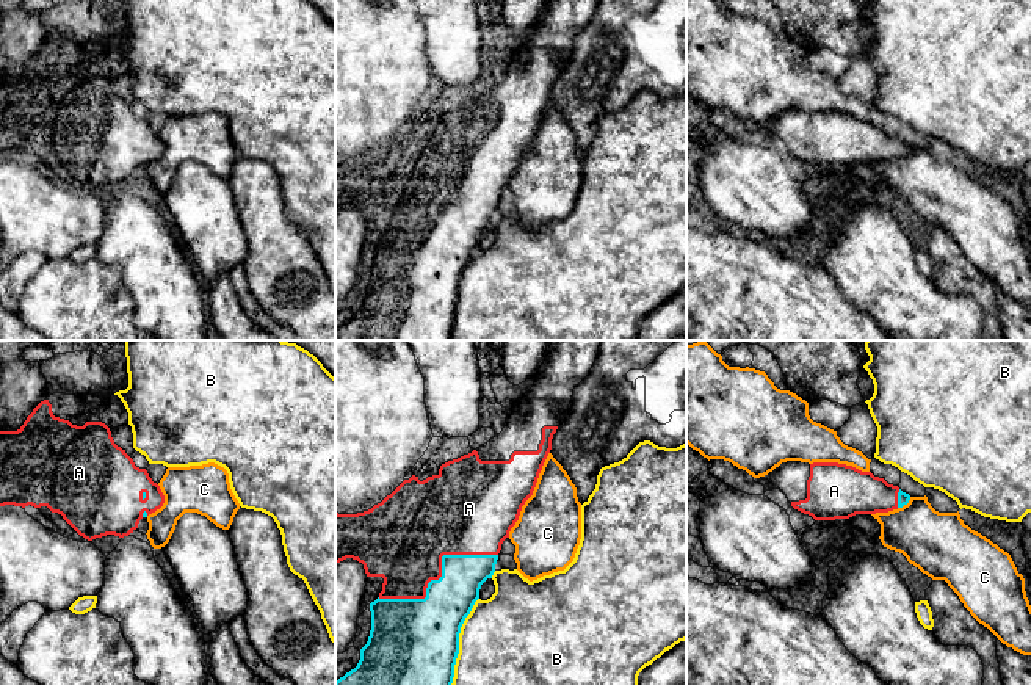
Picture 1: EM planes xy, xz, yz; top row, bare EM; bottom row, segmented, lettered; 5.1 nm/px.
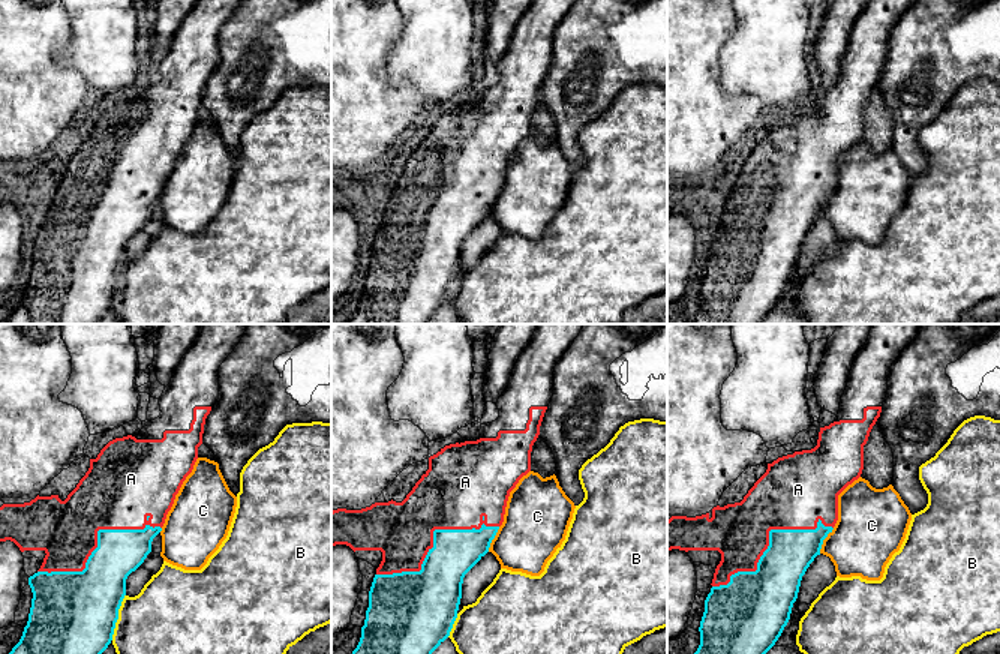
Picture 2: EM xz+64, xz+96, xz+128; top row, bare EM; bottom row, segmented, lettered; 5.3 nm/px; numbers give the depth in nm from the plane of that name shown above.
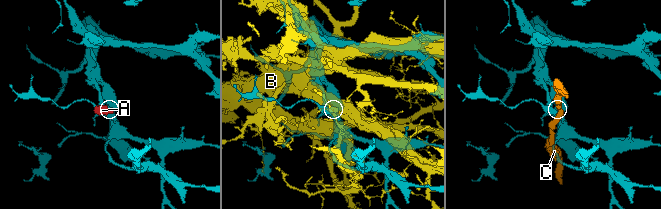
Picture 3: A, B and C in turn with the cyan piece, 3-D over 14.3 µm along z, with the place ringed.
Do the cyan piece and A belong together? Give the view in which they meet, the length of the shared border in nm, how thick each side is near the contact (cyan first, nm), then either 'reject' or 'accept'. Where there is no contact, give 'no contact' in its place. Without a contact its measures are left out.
meets cyan in xz; contact 650 nm long; 280 nm thick on the cyan side, 400 nm on the other; accept

